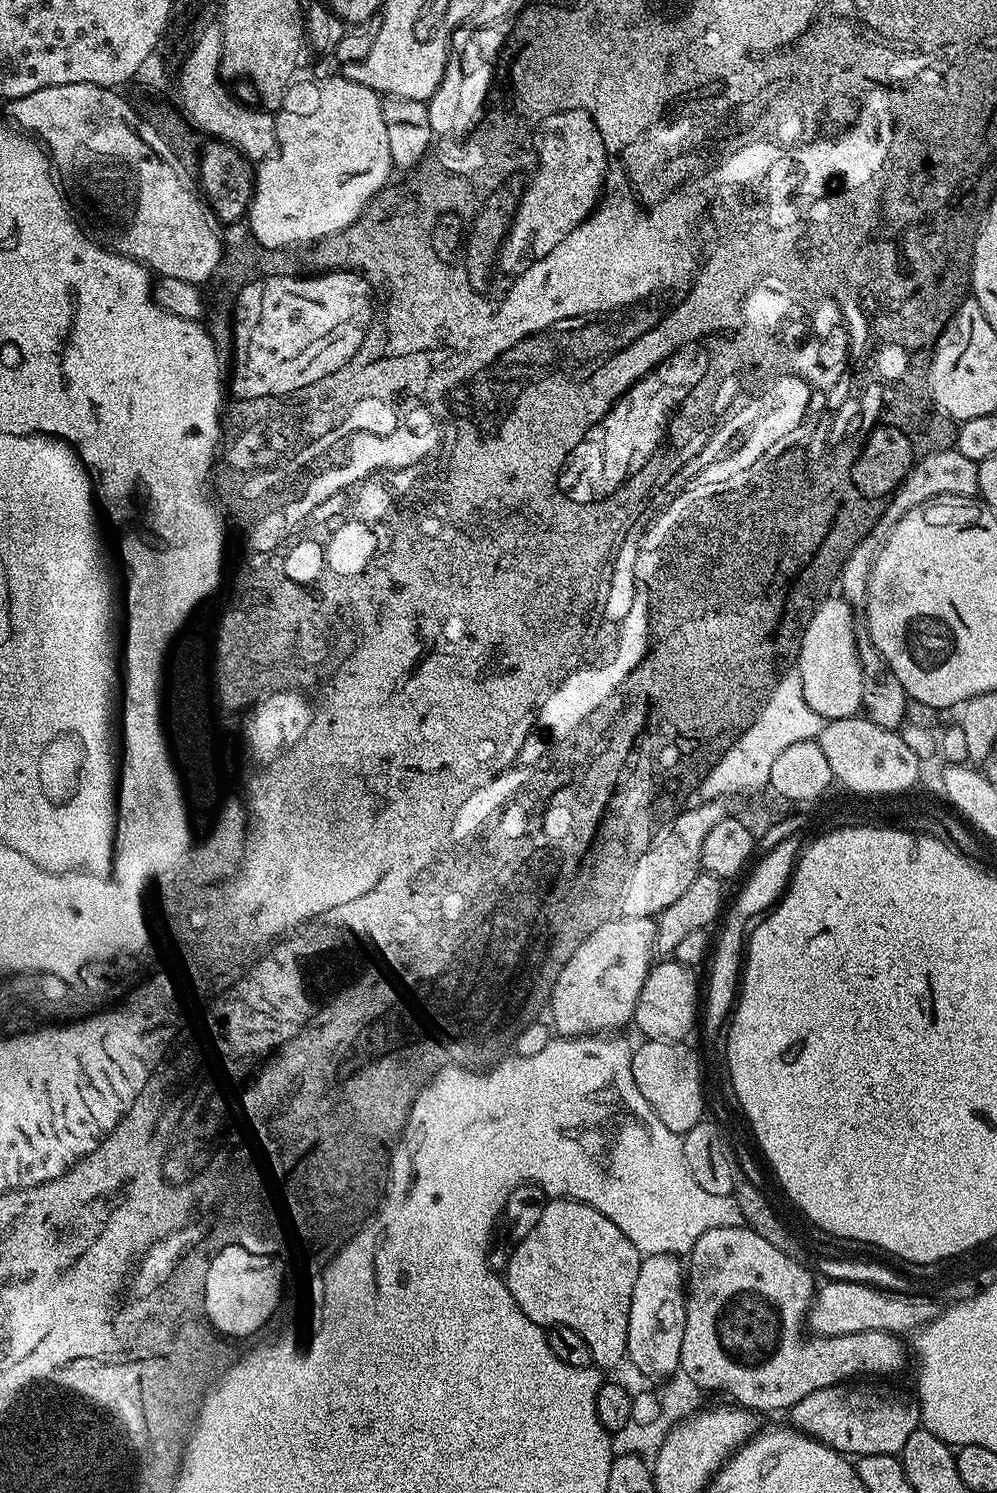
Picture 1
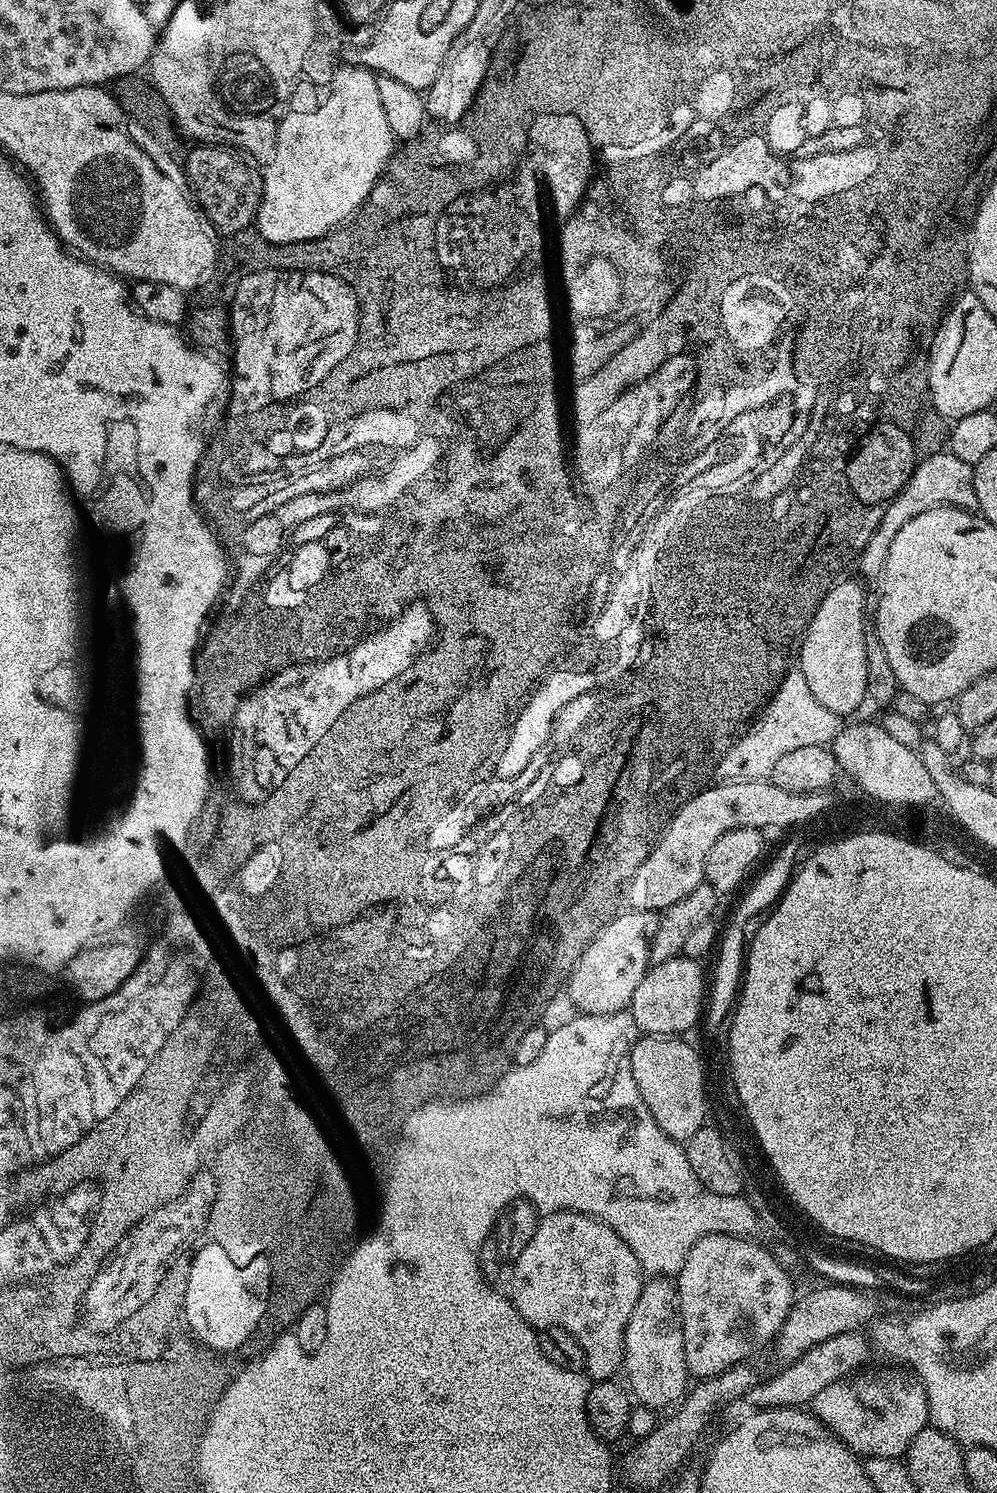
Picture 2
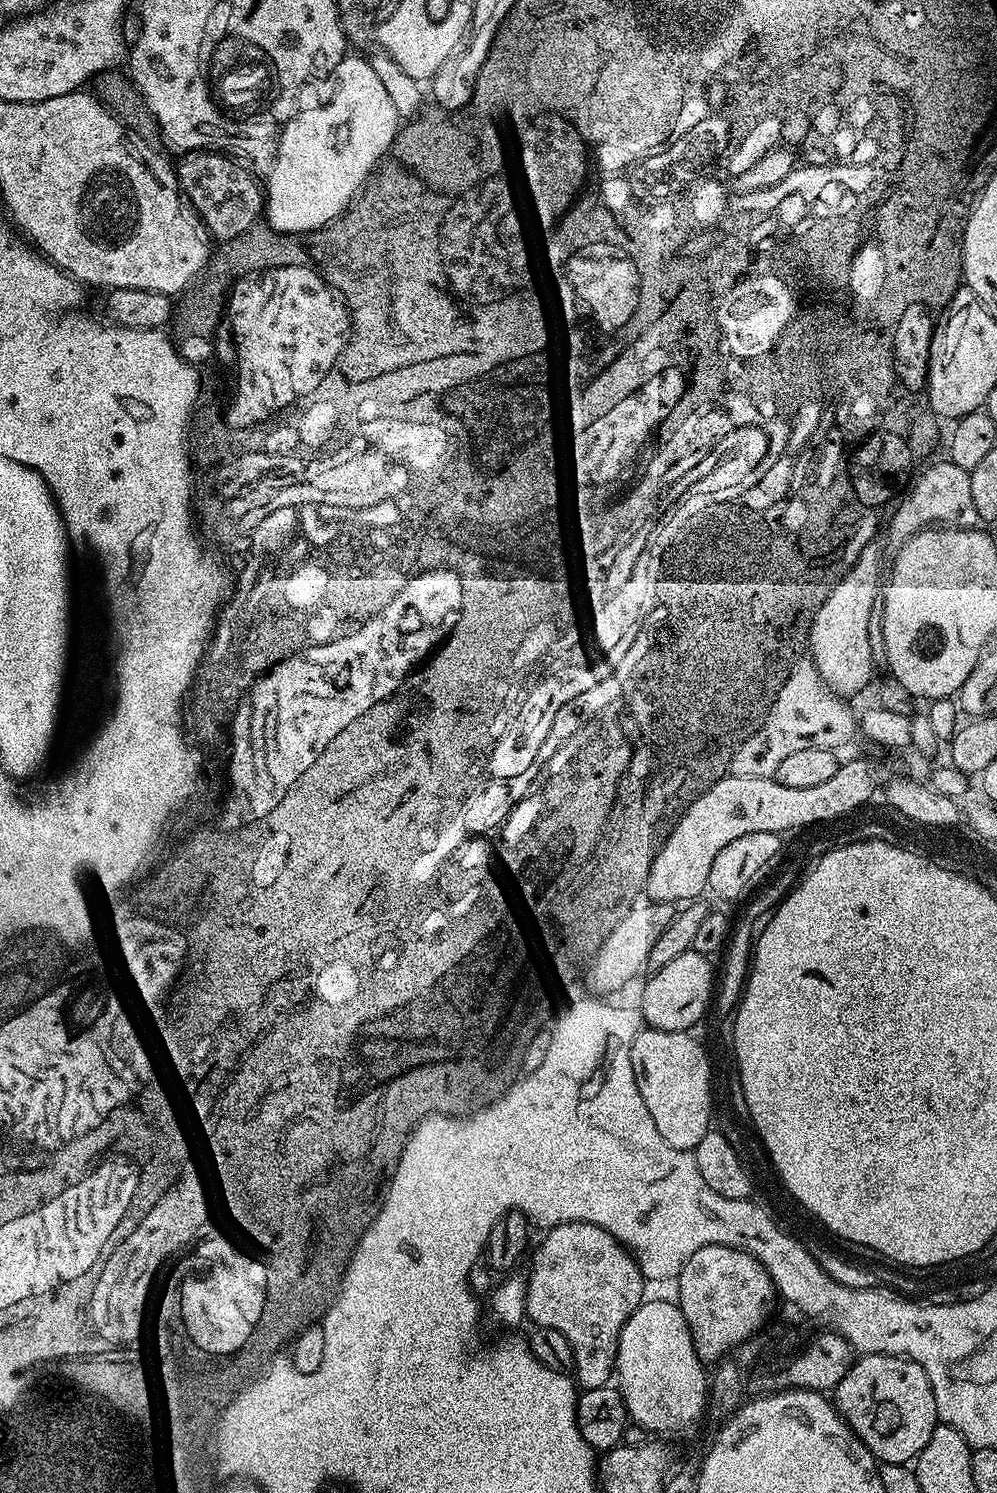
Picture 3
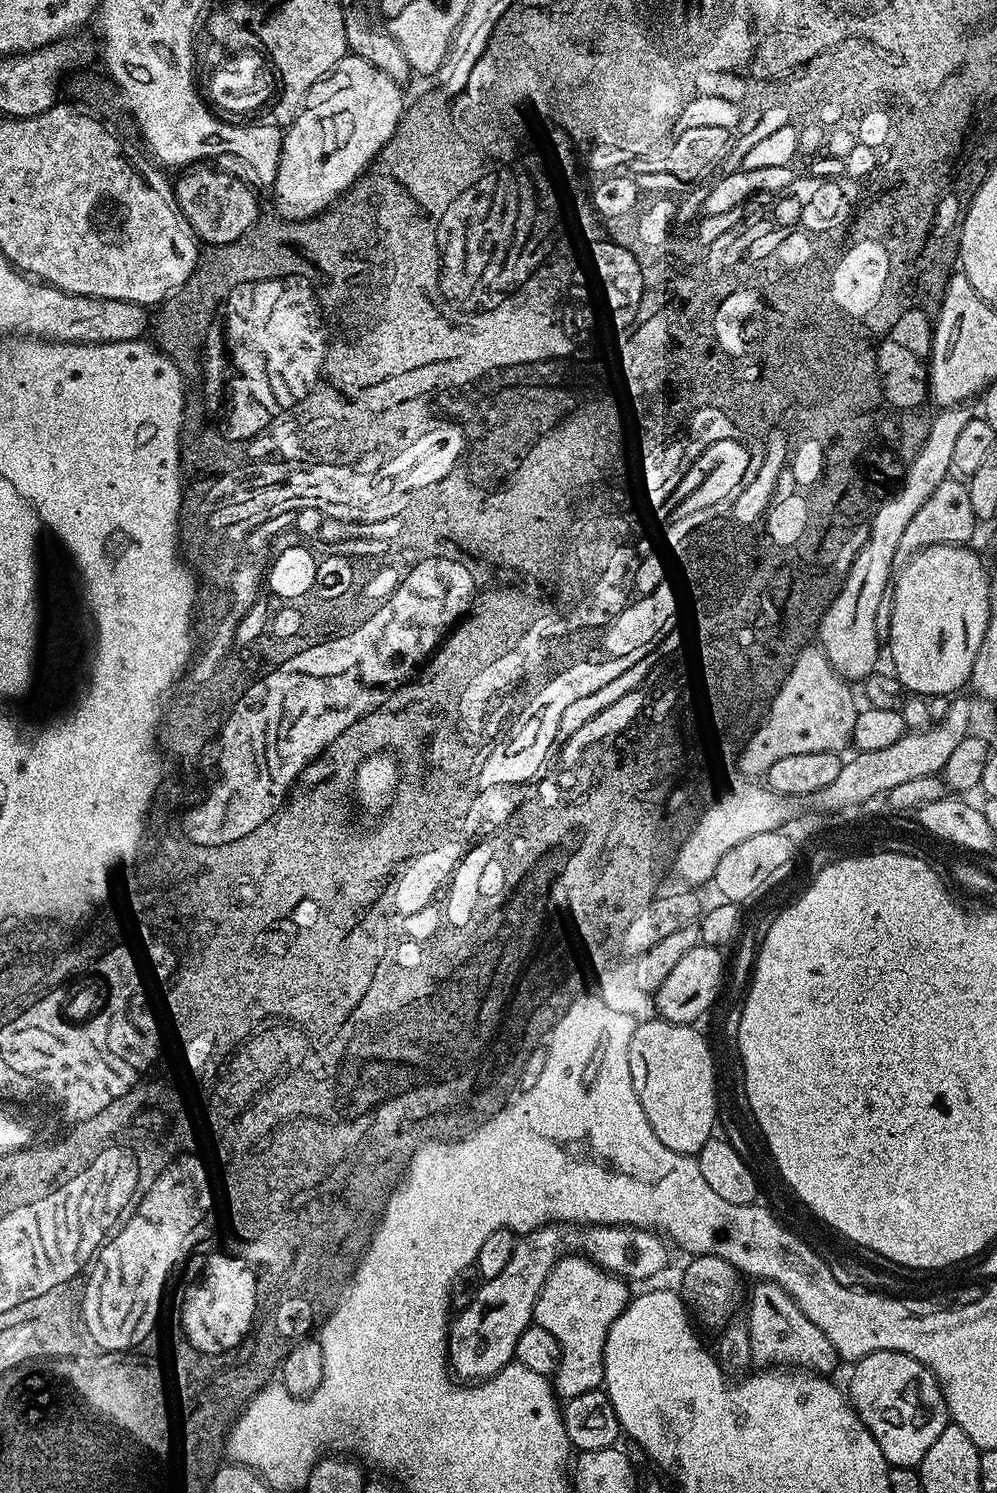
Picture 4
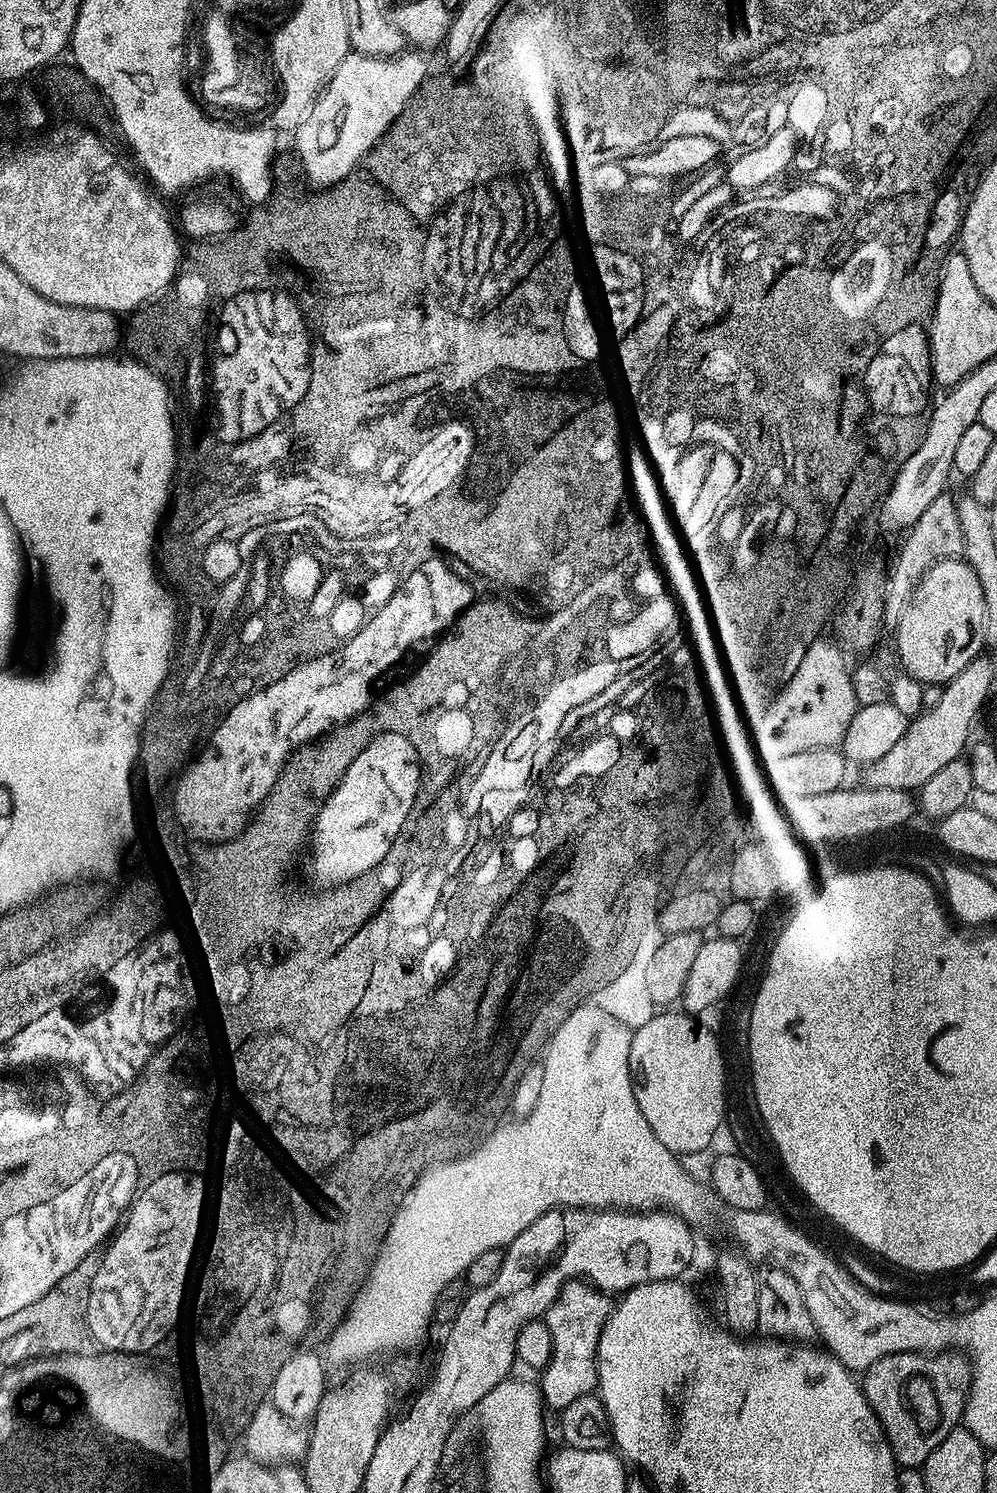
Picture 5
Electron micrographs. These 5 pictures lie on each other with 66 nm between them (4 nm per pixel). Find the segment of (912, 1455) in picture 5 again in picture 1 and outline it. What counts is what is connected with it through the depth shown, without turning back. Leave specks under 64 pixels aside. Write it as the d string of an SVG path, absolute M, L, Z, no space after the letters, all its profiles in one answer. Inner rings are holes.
M867 1383L835 1384L806 1394L806 1398L802 1398L802 1402L790 1410L791 1427L822 1441L835 1452L843 1452L849 1458L899 1454L906 1446L906 1438L921 1427L919 1403L911 1395L887 1392L884 1388L867 1388L864 1384Z

